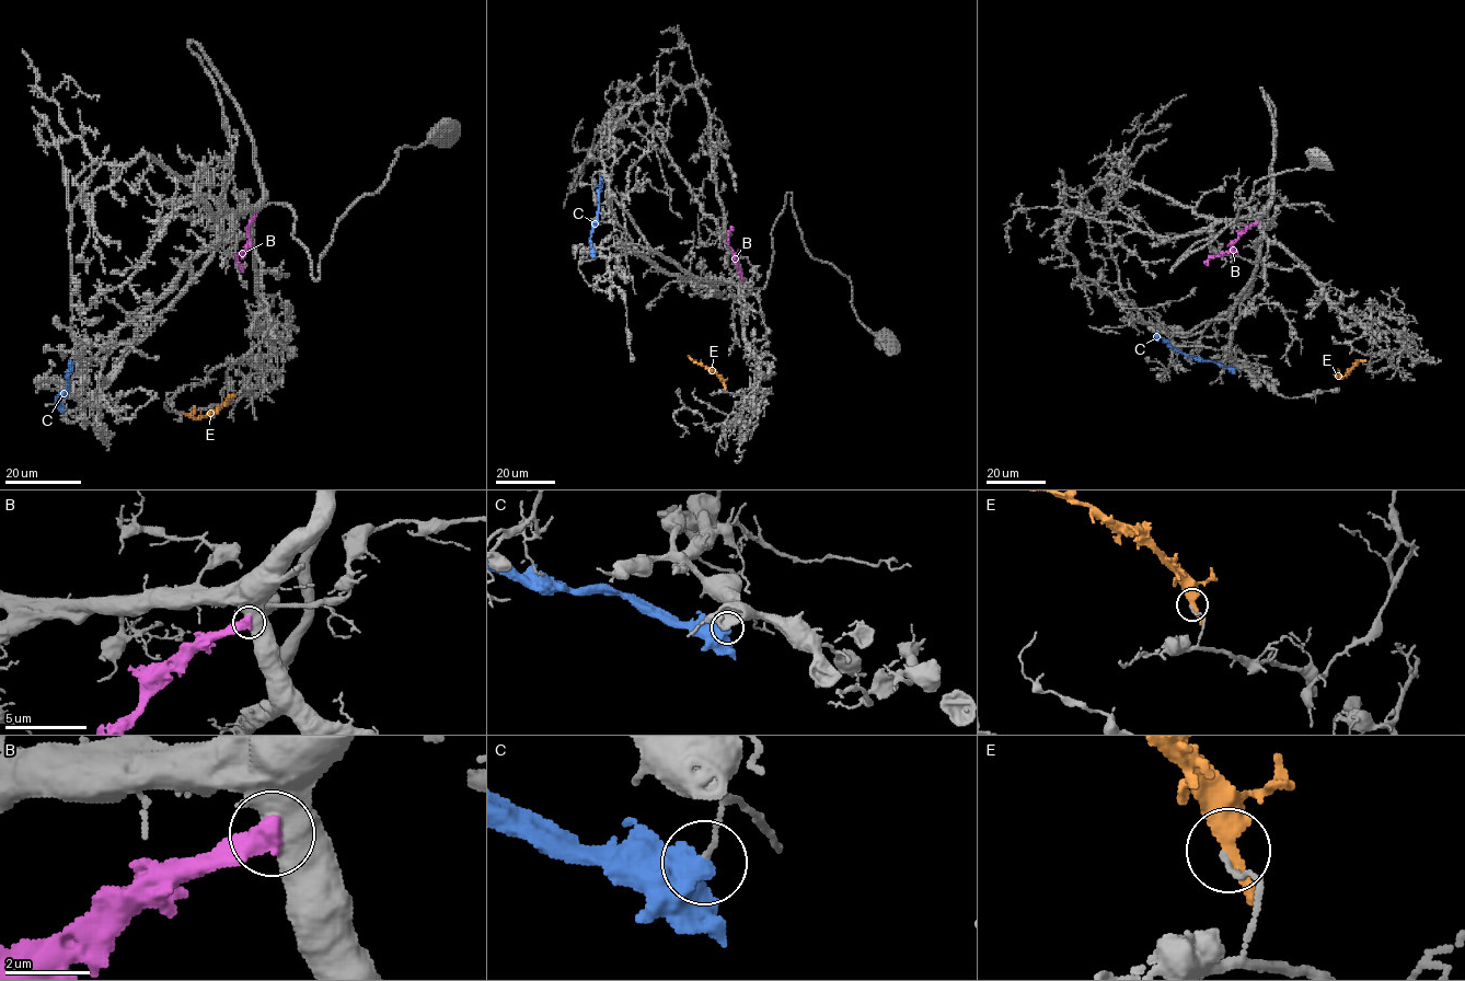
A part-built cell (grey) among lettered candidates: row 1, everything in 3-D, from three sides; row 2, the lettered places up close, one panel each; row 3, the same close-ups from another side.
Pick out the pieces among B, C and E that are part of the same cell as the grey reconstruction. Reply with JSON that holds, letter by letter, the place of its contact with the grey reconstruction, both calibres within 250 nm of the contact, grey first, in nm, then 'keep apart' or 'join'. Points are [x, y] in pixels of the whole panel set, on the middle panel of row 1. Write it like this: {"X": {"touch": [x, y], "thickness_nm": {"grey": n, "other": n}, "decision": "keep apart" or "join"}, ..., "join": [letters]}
{"B": {"touch": [741, 279], "thickness_nm": {"grey": 750, "other": 550}, "decision": "keep apart"}, "C": {"touch": [593, 256], "thickness_nm": {"grey": 110, "other": 750}, "decision": "keep apart"}, "E": {"touch": [724, 383], "thickness_nm": {"grey": 120, "other": 400}, "decision": "keep apart"}, "join": []}

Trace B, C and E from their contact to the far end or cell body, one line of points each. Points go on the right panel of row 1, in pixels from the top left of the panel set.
B: (1257, 222), (1230, 250), (1213, 255), (1207, 266)
C: (1233, 368), (1178, 353), (1154, 334)
E: (1362, 361), (1344, 377), (1333, 374)

